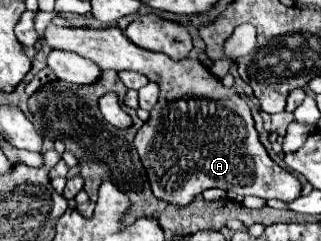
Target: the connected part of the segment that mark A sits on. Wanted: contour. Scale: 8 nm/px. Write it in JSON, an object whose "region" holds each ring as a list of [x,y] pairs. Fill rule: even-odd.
{"region":[[[50,24],[44,36],[44,44],[56,48],[56,50],[68,50],[76,52],[92,62],[96,62],[102,70],[134,70],[144,74],[148,80],[156,80],[160,84],[160,100],[150,112],[150,118],[142,124],[134,138],[134,146],[140,154],[140,160],[148,172],[148,180],[152,186],[152,192],[156,198],[168,202],[168,204],[180,204],[186,206],[194,200],[196,194],[208,190],[208,188],[222,188],[230,196],[258,196],[258,198],[278,198],[282,202],[292,202],[300,196],[302,186],[300,180],[292,174],[282,170],[266,152],[262,142],[258,140],[258,132],[254,128],[254,120],[250,114],[248,104],[234,92],[234,88],[224,88],[218,78],[212,76],[212,72],[204,66],[200,60],[184,58],[180,62],[168,60],[168,56],[162,56],[158,52],[146,52],[144,48],[138,48],[132,44],[120,28],[106,28],[106,30],[76,30],[76,28],[64,28]]]}

